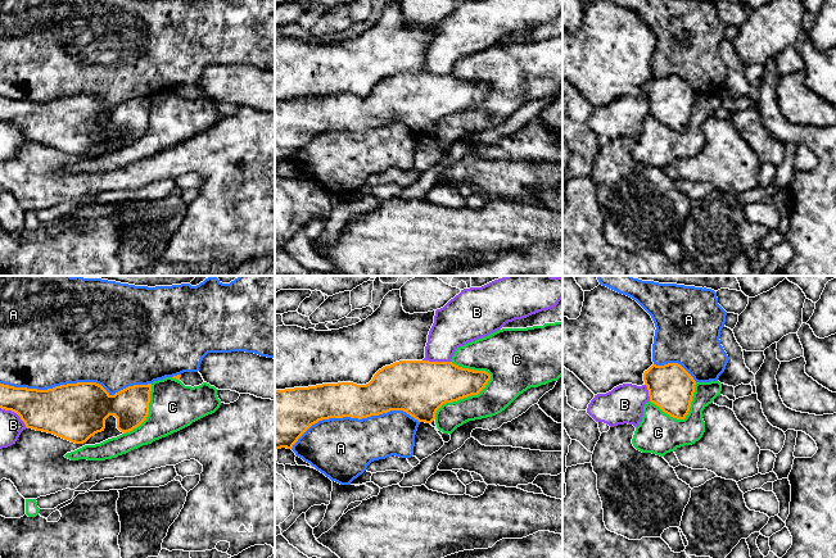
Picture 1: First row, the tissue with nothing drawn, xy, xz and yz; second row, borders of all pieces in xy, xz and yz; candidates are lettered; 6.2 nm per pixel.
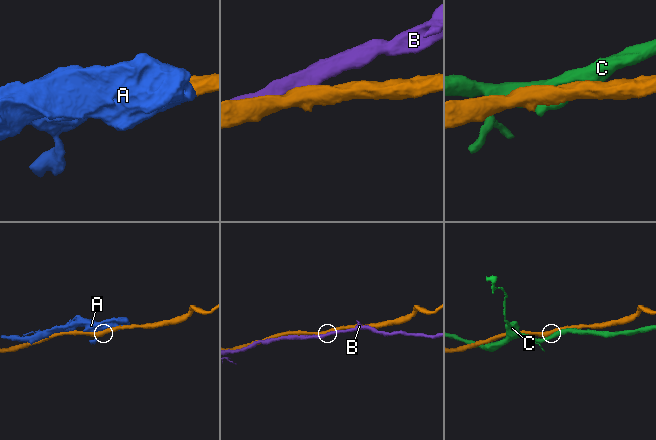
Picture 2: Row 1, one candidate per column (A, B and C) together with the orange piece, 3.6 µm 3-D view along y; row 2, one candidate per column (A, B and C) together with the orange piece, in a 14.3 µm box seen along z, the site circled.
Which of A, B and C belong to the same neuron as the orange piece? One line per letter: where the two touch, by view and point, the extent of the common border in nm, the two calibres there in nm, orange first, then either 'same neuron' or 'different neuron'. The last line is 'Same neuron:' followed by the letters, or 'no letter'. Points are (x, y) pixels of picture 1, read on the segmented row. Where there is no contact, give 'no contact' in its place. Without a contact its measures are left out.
A: contact xy (76, 384); length 950 nm; calibres 360 and 480 nm; different neuron
B: contact xy (16, 412); length 220 nm; calibres 300 and 140 nm; different neuron
C: contact xz (462, 398); length 460 nm; calibres 320 and 200 nm; different neuron
Same neuron: no letter

